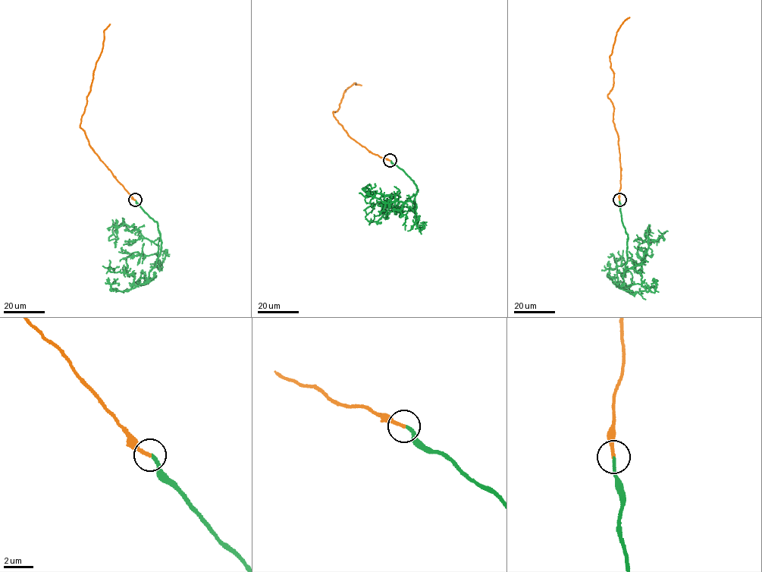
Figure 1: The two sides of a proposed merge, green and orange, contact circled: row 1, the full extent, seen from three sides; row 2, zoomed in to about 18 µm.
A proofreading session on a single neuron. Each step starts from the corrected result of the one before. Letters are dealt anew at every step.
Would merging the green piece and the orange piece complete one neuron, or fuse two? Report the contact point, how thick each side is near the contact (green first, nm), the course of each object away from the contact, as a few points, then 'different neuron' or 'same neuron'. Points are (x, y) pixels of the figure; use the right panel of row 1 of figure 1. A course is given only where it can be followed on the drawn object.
place (619, 199); calibres 240 and 240 nm; course green (619, 199), (621, 221), (628, 236), (625, 268), (642, 264), (647, 241), (663, 237), (658, 241), (647, 242); course orange (619, 199), (618, 136), (613, 121), (614, 107), (607, 96), (613, 85), (609, 56), (617, 30), (629, 17); same neuron

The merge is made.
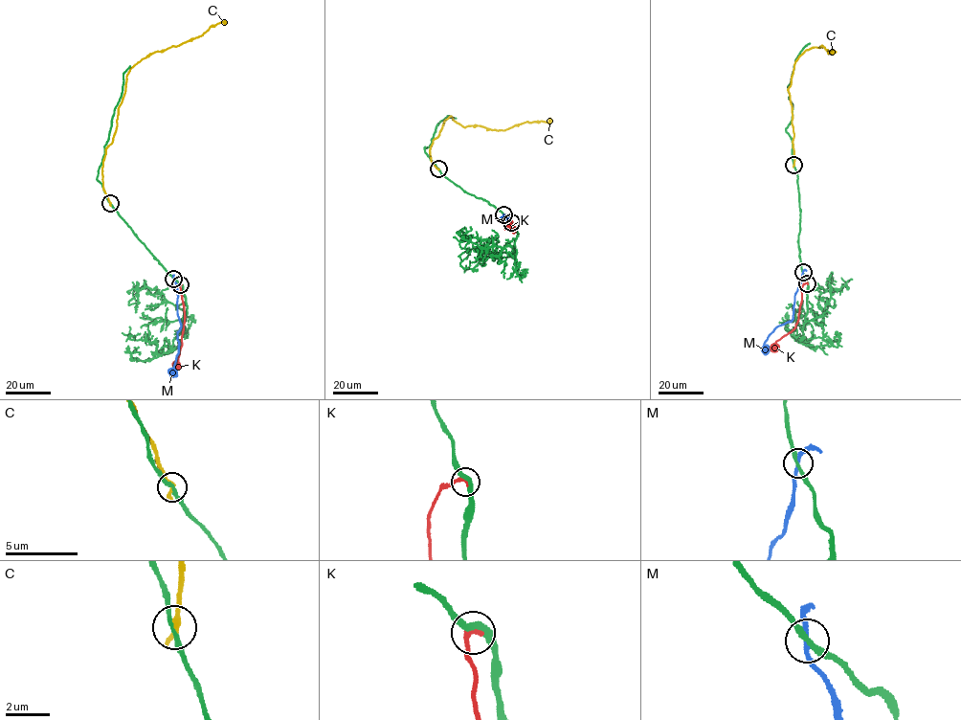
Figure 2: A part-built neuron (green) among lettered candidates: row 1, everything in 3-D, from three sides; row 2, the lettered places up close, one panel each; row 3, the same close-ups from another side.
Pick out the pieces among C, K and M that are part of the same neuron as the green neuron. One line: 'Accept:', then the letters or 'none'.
Accept: K

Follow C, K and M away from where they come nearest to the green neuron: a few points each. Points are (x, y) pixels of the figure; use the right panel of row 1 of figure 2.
C: (793, 165), (788, 88), (794, 62), (813, 47), (823, 46), (828, 53), (831, 52)
K: (807, 282), (801, 288), (795, 327), (776, 341), (777, 349), (774, 349)
M: (802, 272), (794, 295), (793, 319), (779, 326), (770, 334), (764, 344), (767, 352)

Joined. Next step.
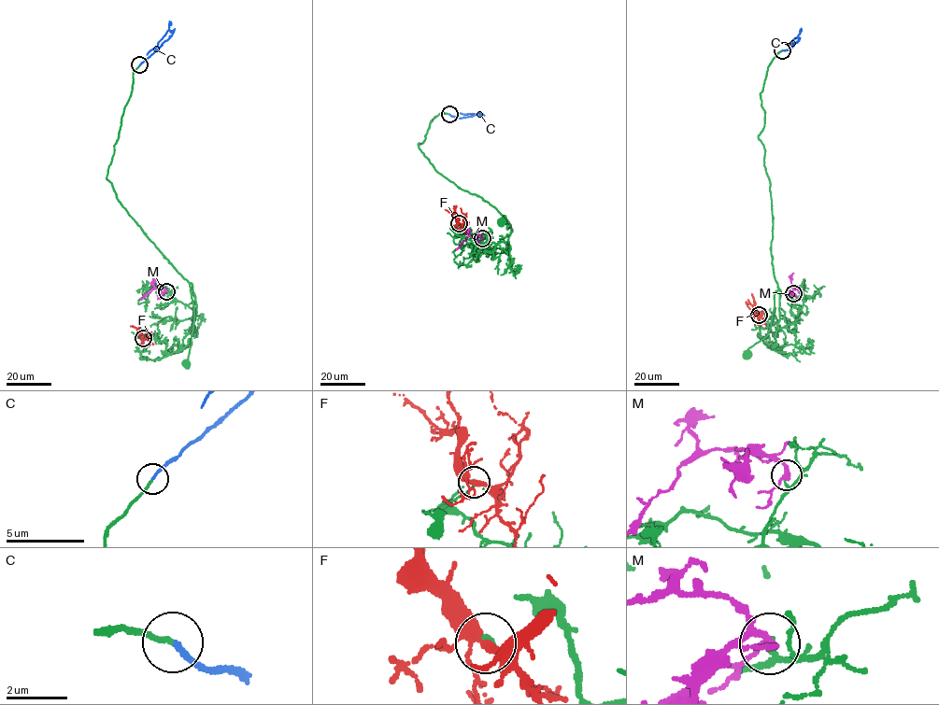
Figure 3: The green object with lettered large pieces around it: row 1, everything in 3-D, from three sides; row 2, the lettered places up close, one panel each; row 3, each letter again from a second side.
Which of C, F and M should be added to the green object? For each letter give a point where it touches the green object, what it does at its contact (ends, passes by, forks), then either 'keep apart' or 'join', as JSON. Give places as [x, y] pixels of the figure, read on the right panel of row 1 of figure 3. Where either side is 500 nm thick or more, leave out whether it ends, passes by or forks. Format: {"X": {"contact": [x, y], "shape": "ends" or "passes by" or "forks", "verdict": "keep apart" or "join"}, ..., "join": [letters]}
{"C": {"contact": [782, 50], "shape": "ends", "verdict": "join"}, "F": {"contact": [759, 315], "shape": "forks", "verdict": "keep apart"}, "M": {"contact": [793, 293], "shape": "passes by", "verdict": "keep apart"}, "join": ["C"]}

